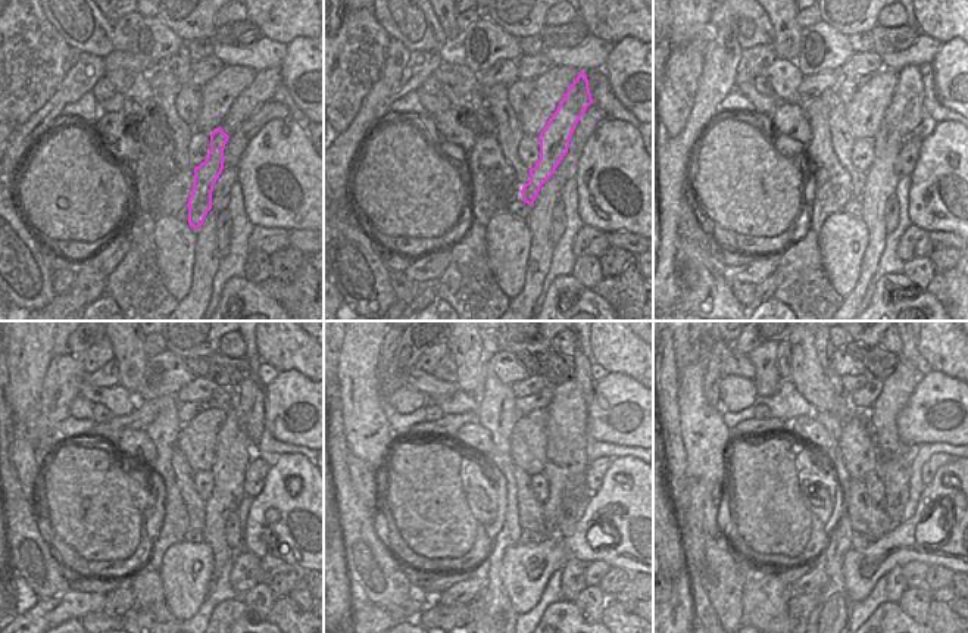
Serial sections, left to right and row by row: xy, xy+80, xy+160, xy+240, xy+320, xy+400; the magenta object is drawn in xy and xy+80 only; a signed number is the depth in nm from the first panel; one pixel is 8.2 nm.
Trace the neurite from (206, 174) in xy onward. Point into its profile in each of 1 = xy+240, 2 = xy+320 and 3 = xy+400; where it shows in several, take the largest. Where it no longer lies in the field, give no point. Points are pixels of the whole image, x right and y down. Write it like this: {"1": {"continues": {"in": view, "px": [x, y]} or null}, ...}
{"1": {"continues": {"in": "xy+240", "px": [250, 395]}}, "2": {"continues": {"in": "xy+320", "px": [581, 376]}}, "3": {"continues": {"in": "xy+400", "px": [909, 354]}}}

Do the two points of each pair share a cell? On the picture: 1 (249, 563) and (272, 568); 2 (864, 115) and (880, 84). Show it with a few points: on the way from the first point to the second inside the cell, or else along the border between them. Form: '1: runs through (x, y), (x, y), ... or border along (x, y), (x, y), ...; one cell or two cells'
1: border along (261, 558), (258, 582); two cells
2: runs through (867, 108), (877, 92); one cell

